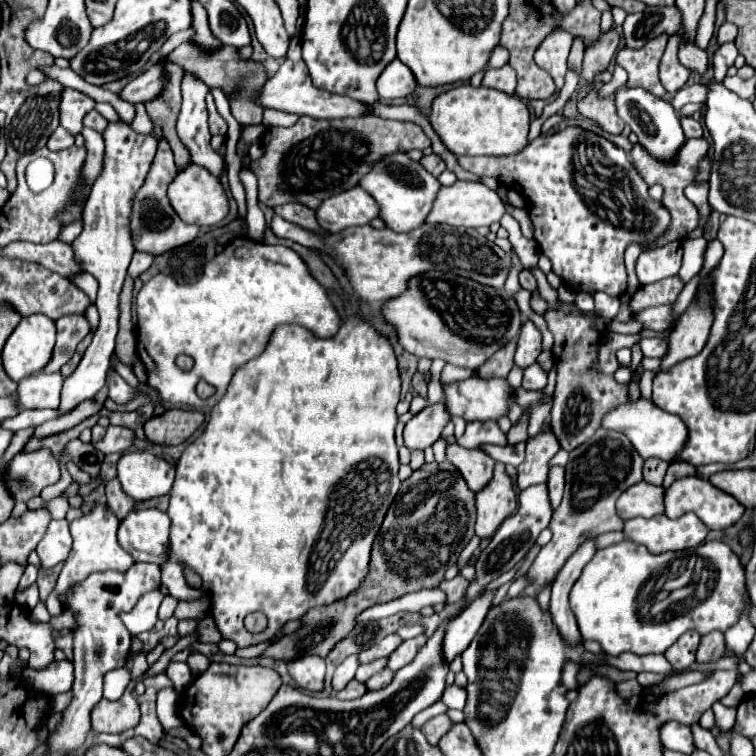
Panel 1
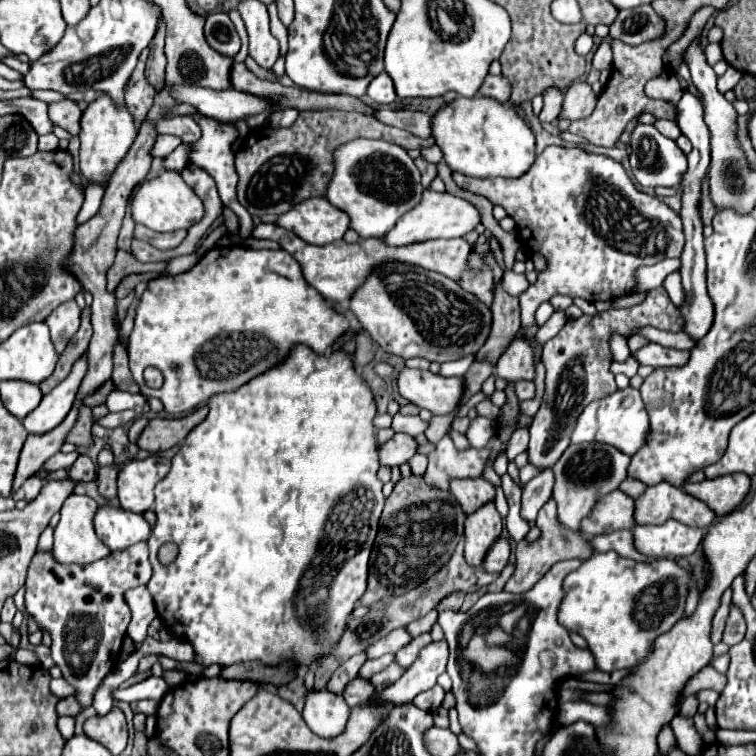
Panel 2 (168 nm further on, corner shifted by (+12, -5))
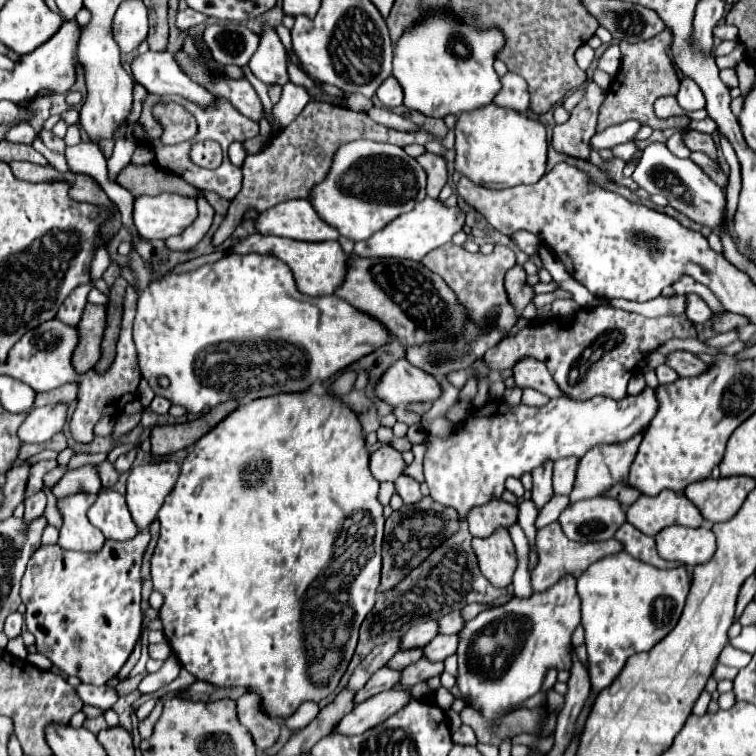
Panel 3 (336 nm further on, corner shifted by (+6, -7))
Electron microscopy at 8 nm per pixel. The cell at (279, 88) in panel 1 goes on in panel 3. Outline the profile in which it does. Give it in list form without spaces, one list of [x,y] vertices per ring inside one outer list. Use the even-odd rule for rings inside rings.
[[[152,53],[138,55],[132,61],[134,79],[146,87],[148,93],[158,97],[180,95],[196,105],[210,107],[216,103],[216,97],[206,91],[202,85],[194,83],[174,61],[170,53]]]

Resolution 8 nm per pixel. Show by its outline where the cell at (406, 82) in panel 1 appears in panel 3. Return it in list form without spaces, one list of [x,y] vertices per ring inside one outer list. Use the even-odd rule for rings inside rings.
[[[388,77],[376,91],[376,97],[382,101],[384,107],[398,107],[402,105],[402,87],[394,77]]]

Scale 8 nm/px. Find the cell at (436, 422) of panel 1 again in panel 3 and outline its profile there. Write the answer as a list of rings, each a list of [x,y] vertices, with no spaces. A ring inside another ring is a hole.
[[[392,445],[380,447],[370,455],[370,471],[380,483],[396,481],[404,469],[406,469],[406,461],[402,459],[402,451],[394,449]]]

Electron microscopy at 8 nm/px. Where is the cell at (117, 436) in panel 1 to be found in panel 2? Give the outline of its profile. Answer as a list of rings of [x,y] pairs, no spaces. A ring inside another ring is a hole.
[[[72,451],[72,453],[56,453],[52,459],[48,459],[48,461],[42,465],[42,471],[70,469],[72,463],[76,461],[76,457],[78,457],[78,451]]]

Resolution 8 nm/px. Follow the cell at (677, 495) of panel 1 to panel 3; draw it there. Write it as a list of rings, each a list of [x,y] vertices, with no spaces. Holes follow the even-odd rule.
[[[662,491],[656,497],[642,495],[626,511],[628,523],[652,537],[668,525],[700,527],[704,523],[700,515],[702,513],[684,493],[674,491]]]

